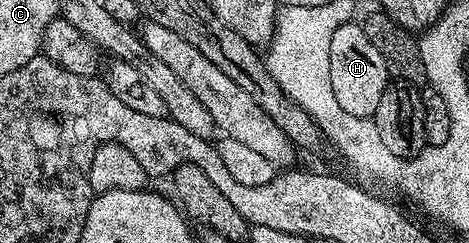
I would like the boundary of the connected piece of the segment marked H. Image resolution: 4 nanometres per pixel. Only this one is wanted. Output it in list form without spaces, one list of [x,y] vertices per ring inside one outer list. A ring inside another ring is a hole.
[[[355,20],[346,22],[338,31],[334,31],[334,40],[330,43],[330,83],[334,87],[342,111],[355,117],[375,118],[382,91],[390,84],[386,63],[382,63],[382,54],[370,43],[363,24]]]

